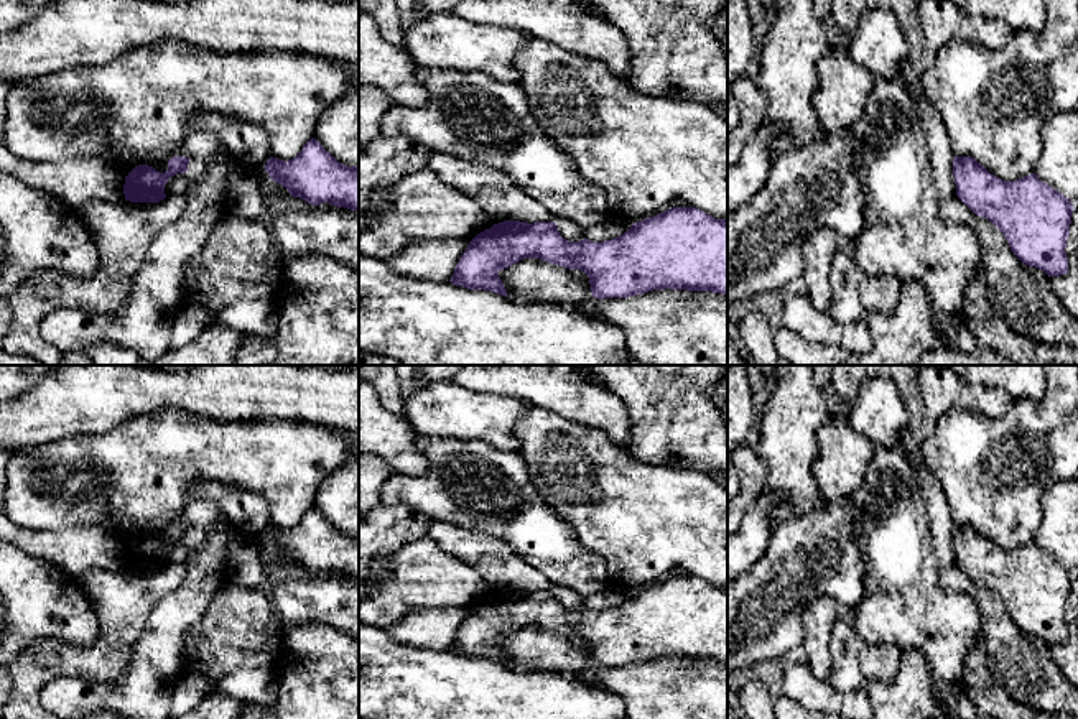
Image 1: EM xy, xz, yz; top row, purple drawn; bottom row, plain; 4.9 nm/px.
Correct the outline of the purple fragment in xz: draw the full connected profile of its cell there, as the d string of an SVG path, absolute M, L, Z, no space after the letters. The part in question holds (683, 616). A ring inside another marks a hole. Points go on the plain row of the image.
M676 574L635 591L622 604L604 610L569 610L560 604L555 591L505 589L469 610L449 650L509 666L499 640L532 625L581 638L588 643L591 661L597 668L629 666L665 656L727 663L727 586L714 587L701 578Z

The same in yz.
M955 525L956 564L1006 605L1014 624L1048 645L1068 642L1065 622L1073 573L1035 541L1002 550L973 525Z

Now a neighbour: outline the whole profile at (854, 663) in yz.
M843 609L831 633L833 671L829 683L839 691L866 688L871 680L894 681L902 650L895 645L869 645L853 629L853 614Z

